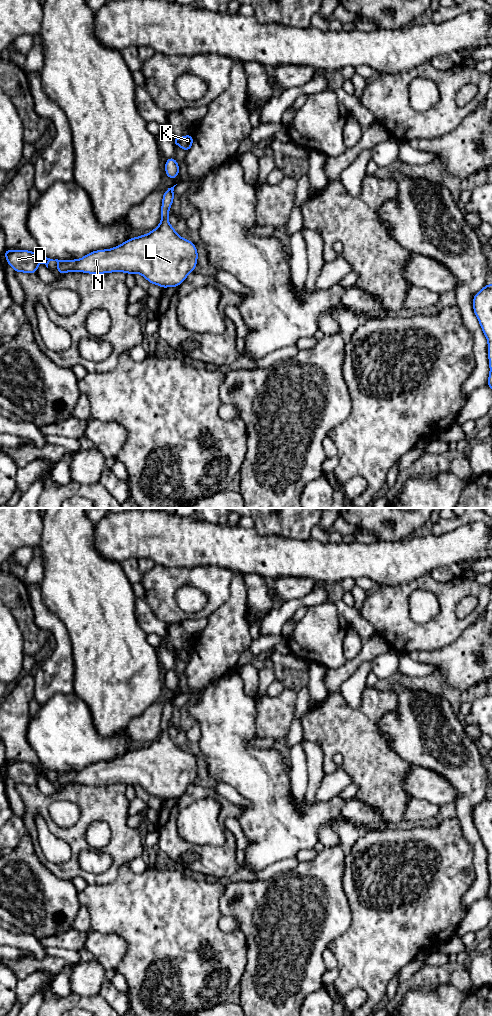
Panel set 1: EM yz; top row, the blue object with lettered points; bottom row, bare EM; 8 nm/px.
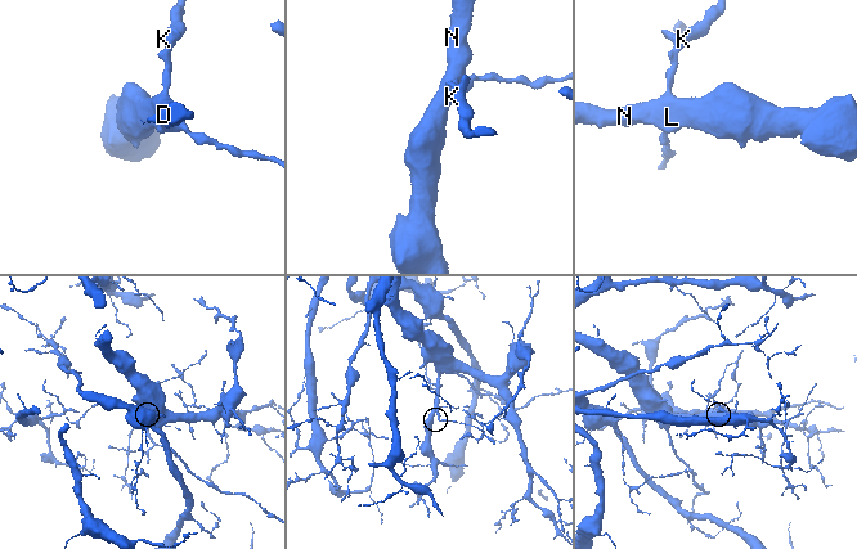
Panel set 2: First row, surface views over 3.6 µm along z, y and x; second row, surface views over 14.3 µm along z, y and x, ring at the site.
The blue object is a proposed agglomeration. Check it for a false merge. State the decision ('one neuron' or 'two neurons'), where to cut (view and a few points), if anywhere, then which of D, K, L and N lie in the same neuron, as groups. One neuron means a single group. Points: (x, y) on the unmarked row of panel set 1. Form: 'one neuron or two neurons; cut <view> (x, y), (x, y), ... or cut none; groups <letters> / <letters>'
one neuron; cut none; groups D K L N

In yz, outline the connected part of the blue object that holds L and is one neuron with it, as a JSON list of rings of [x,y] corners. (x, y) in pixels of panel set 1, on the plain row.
[[[176,697],[168,700],[164,704],[161,719],[162,732],[159,738],[152,742],[149,746],[131,750],[112,761],[97,762],[77,772],[53,772],[48,769],[44,769],[40,763],[38,765],[33,765],[28,762],[6,761],[3,766],[6,768],[8,776],[16,784],[37,785],[39,773],[42,773],[47,780],[50,773],[56,773],[57,782],[60,788],[70,783],[91,786],[121,783],[126,786],[140,785],[151,796],[157,796],[163,801],[171,798],[177,799],[186,791],[190,784],[195,782],[198,765],[196,758],[188,751],[180,749],[167,731],[169,728],[169,720],[171,719],[174,711],[173,703],[175,698]]]

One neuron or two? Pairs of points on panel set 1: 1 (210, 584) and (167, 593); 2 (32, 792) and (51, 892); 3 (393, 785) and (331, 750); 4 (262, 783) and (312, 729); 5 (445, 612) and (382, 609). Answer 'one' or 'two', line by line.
1: one
2: two
3: one
4: two
5: one

